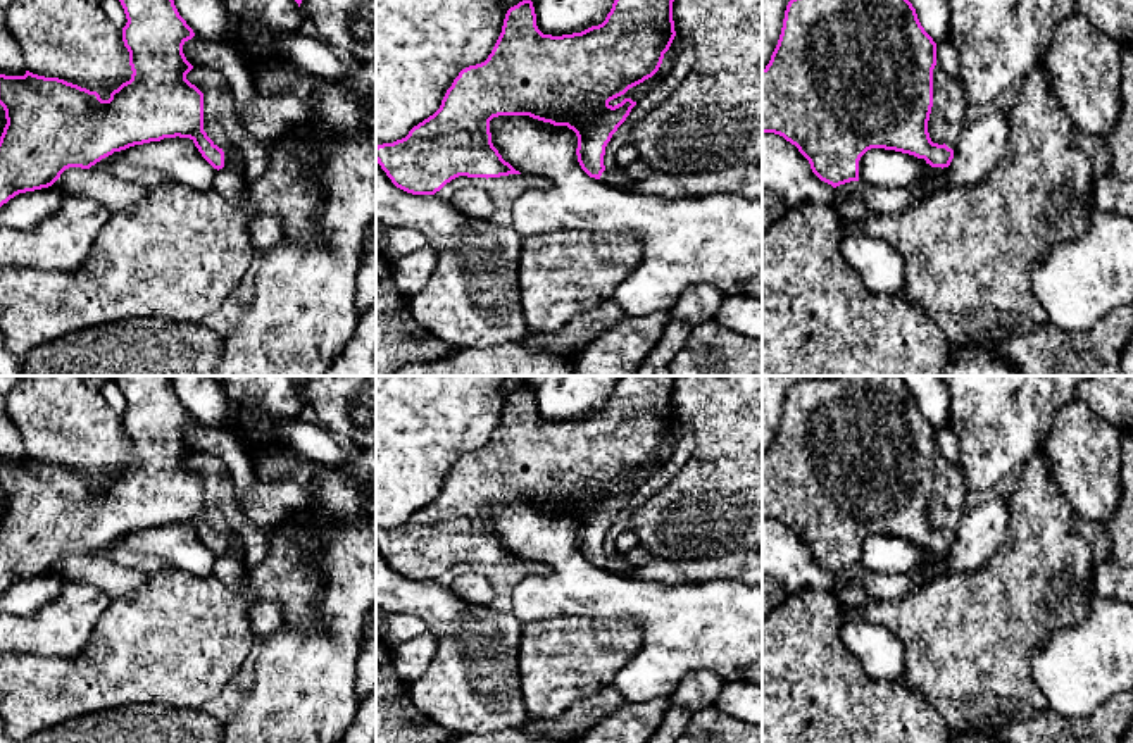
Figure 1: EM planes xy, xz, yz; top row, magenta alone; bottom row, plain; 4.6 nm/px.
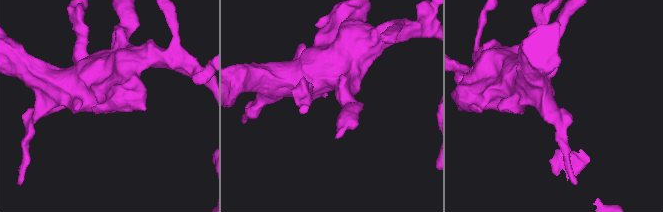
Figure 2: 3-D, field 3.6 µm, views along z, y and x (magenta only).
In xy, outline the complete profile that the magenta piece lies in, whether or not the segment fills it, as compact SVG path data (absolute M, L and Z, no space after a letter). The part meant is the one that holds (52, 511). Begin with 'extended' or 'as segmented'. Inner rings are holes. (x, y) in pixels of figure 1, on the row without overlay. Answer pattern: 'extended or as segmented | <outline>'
extended | M116 376L124 400L122 428L129 438L131 465L102 486L97 478L59 464L45 464L26 457L24 462L0 460L0 491L7 510L0 522L0 593L19 579L52 572L69 553L90 555L114 538L135 531L160 528L164 524L190 524L202 543L222 555L233 548L233 534L219 534L203 517L203 479L186 465L193 452L183 440L183 431L195 422L193 415L179 402L169 376Z

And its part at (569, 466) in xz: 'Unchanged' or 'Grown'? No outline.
Grown

